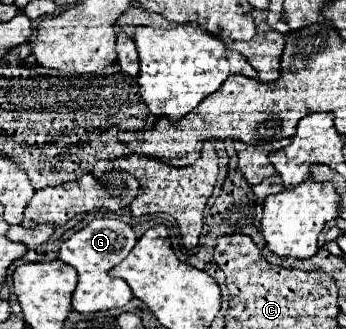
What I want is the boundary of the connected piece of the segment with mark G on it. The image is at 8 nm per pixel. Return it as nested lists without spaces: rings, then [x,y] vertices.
[[[93,219],[83,229],[75,231],[67,241],[61,243],[59,259],[67,265],[75,267],[79,273],[77,287],[73,291],[73,309],[79,313],[95,313],[95,311],[107,311],[107,309],[121,309],[129,303],[133,297],[131,289],[123,279],[113,279],[107,275],[111,267],[121,263],[131,247],[135,245],[137,237],[133,229],[117,219]]]

